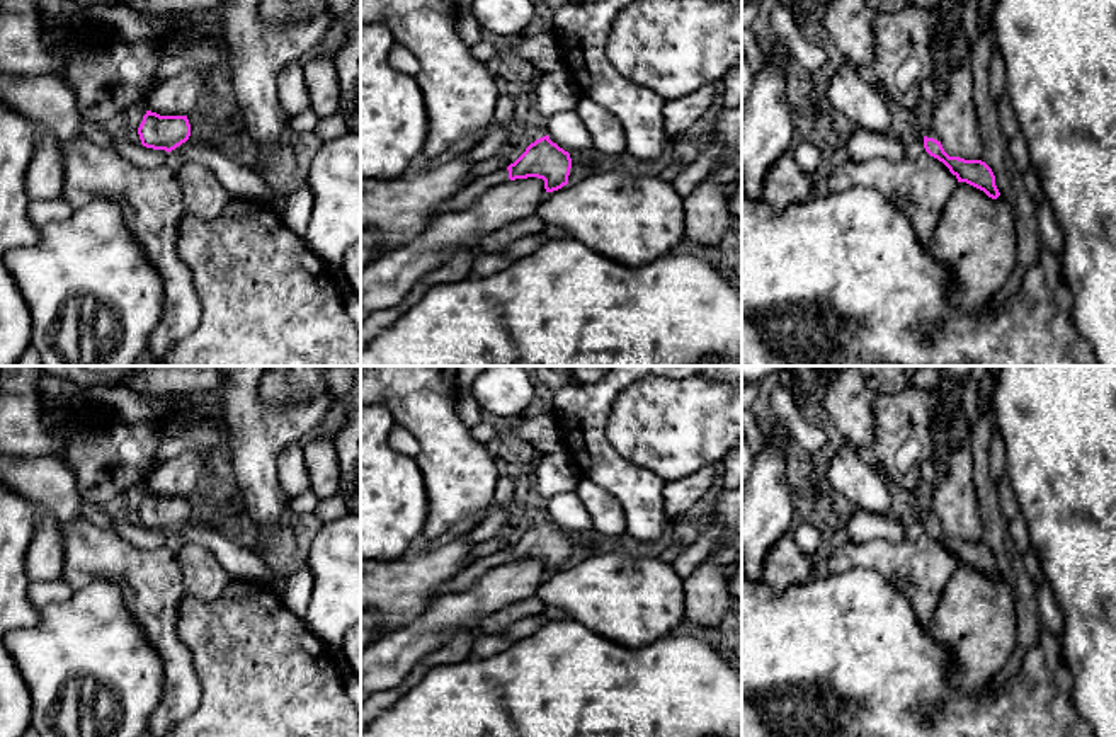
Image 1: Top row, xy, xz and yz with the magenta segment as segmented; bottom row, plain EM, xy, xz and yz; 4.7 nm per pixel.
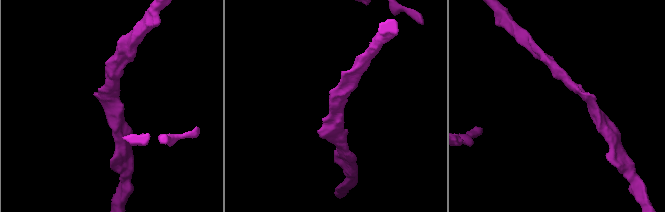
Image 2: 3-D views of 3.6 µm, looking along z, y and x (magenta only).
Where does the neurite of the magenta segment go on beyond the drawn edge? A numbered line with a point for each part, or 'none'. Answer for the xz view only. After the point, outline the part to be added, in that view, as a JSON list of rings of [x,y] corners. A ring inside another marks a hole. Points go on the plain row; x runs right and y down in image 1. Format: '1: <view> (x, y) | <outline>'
1: xz (475, 571) | [[[502,550],[492,555],[487,555],[483,558],[476,558],[475,562],[468,563],[463,572],[447,580],[441,591],[437,592],[437,596],[442,594],[449,594],[449,592],[463,592],[471,589],[487,572],[490,572],[492,568],[509,563],[509,551]],[[436,596],[436,597],[437,597]]]

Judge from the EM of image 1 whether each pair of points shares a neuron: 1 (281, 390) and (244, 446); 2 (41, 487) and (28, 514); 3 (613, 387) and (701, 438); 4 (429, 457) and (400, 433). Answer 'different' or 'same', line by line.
1: different
2: different
3: different
4: different

